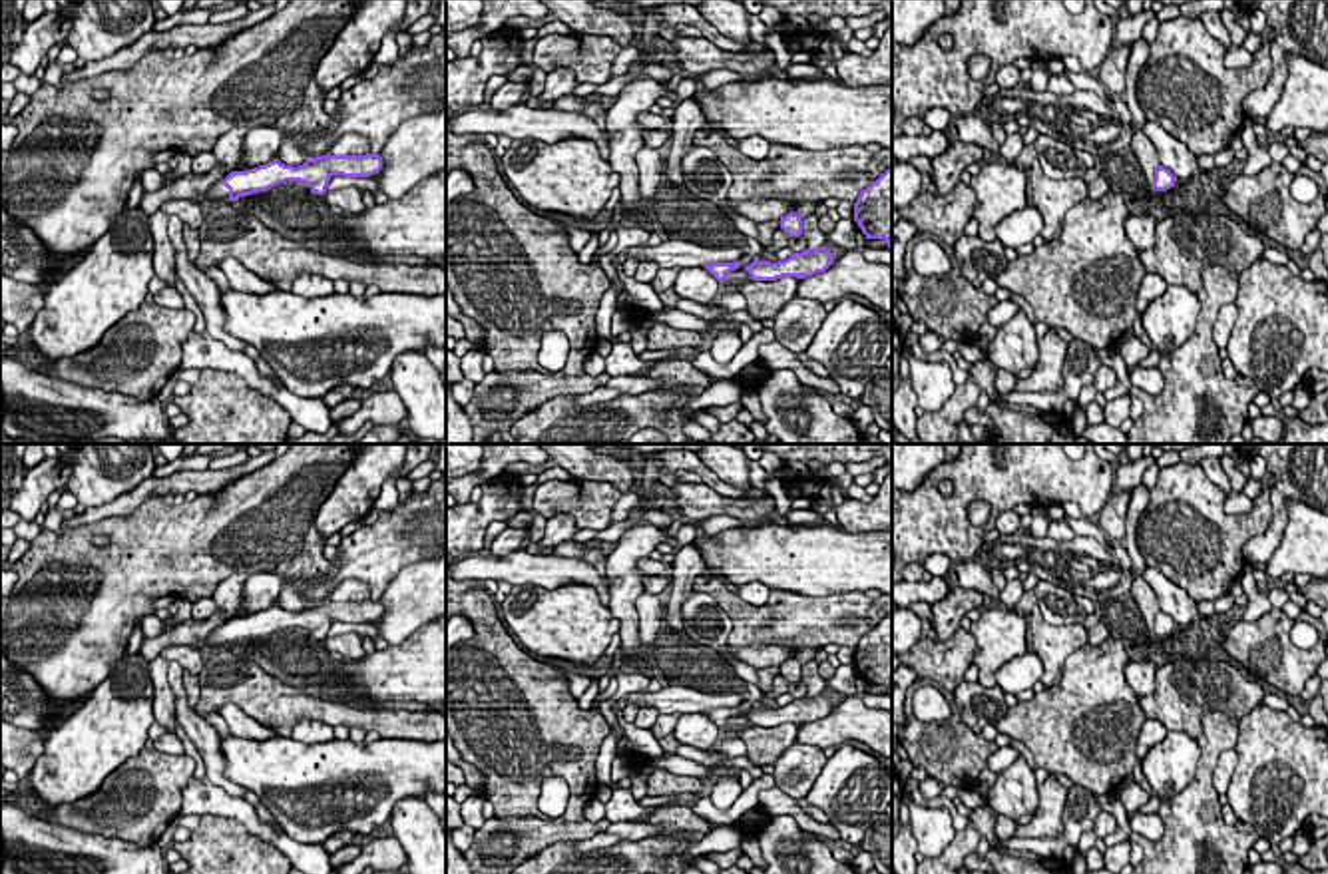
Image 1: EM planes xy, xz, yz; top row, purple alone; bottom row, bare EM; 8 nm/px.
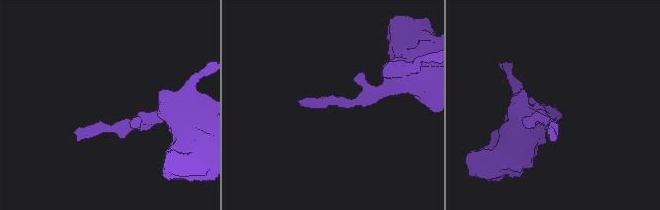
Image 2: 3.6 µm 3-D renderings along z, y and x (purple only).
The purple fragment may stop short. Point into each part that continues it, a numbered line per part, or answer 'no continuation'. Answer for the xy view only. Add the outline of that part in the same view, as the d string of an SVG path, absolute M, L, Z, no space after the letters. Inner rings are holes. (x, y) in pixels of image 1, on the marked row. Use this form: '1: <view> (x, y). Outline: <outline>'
1: xy (220, 194). Outline: M217 183L207 195L193 197L191 201L199 203L201 207L225 203L225 201L229 201L229 189L221 183Z

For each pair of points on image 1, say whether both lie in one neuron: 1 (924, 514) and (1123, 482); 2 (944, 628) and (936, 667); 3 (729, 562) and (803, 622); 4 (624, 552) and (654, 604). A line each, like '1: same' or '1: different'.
1: different
2: different
3: different
4: different

